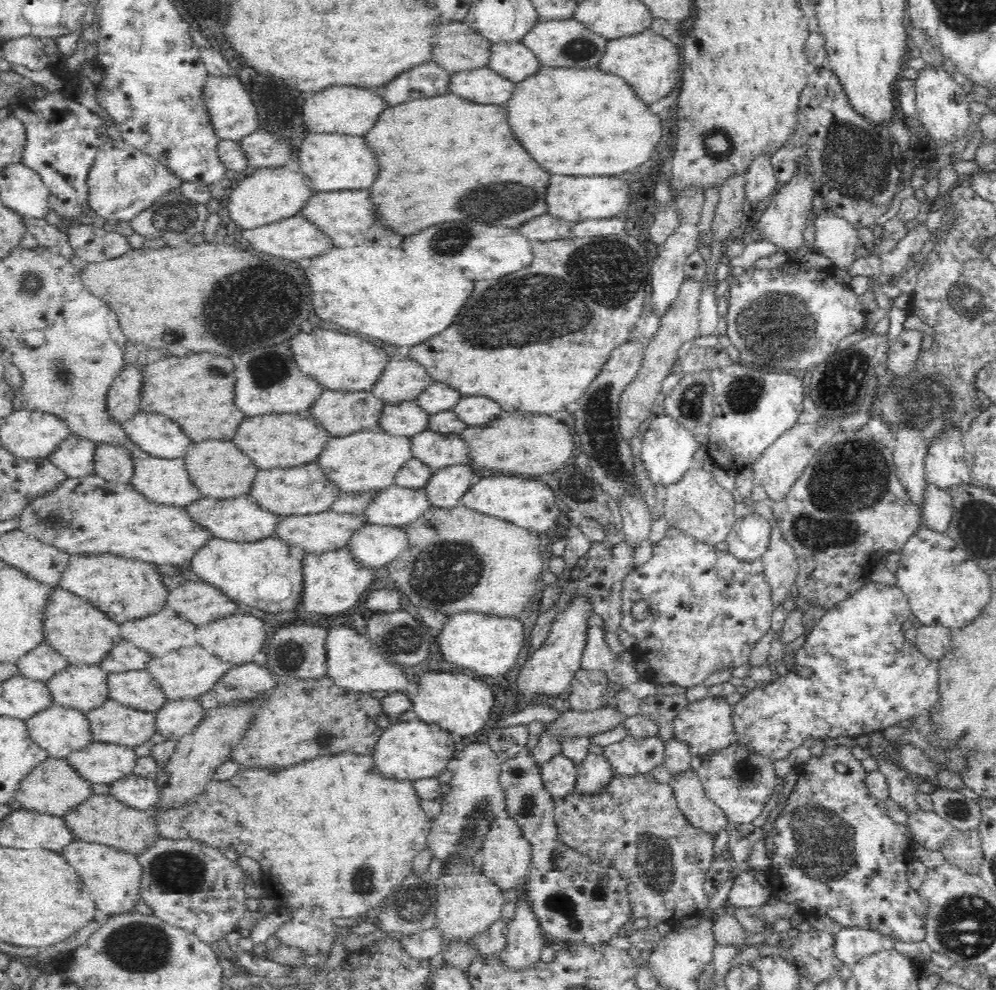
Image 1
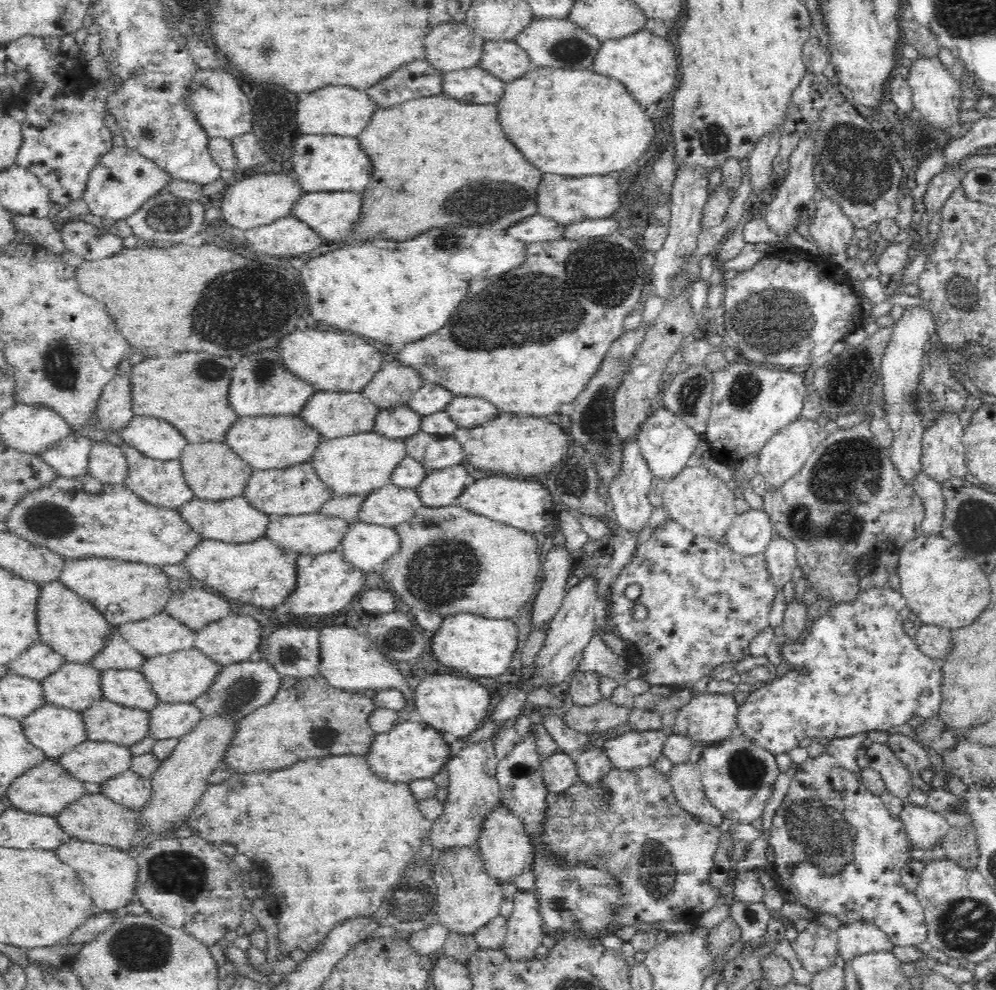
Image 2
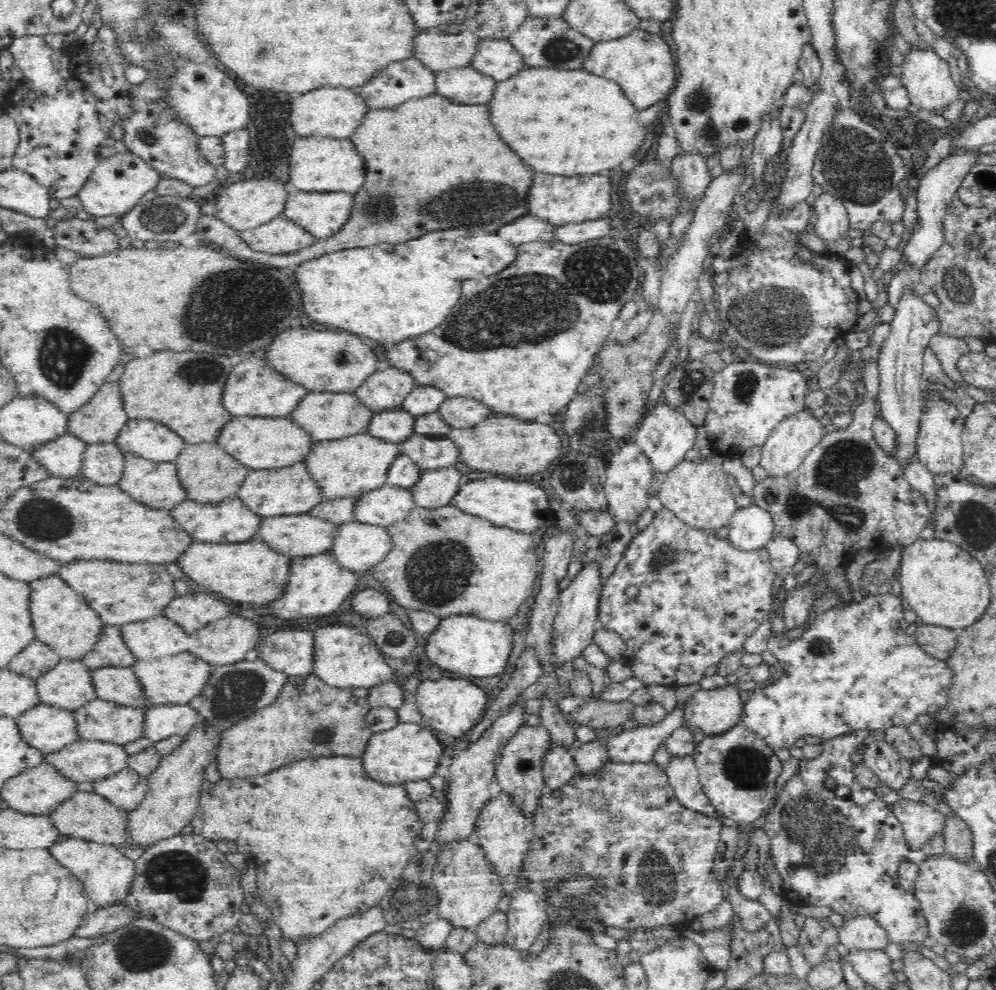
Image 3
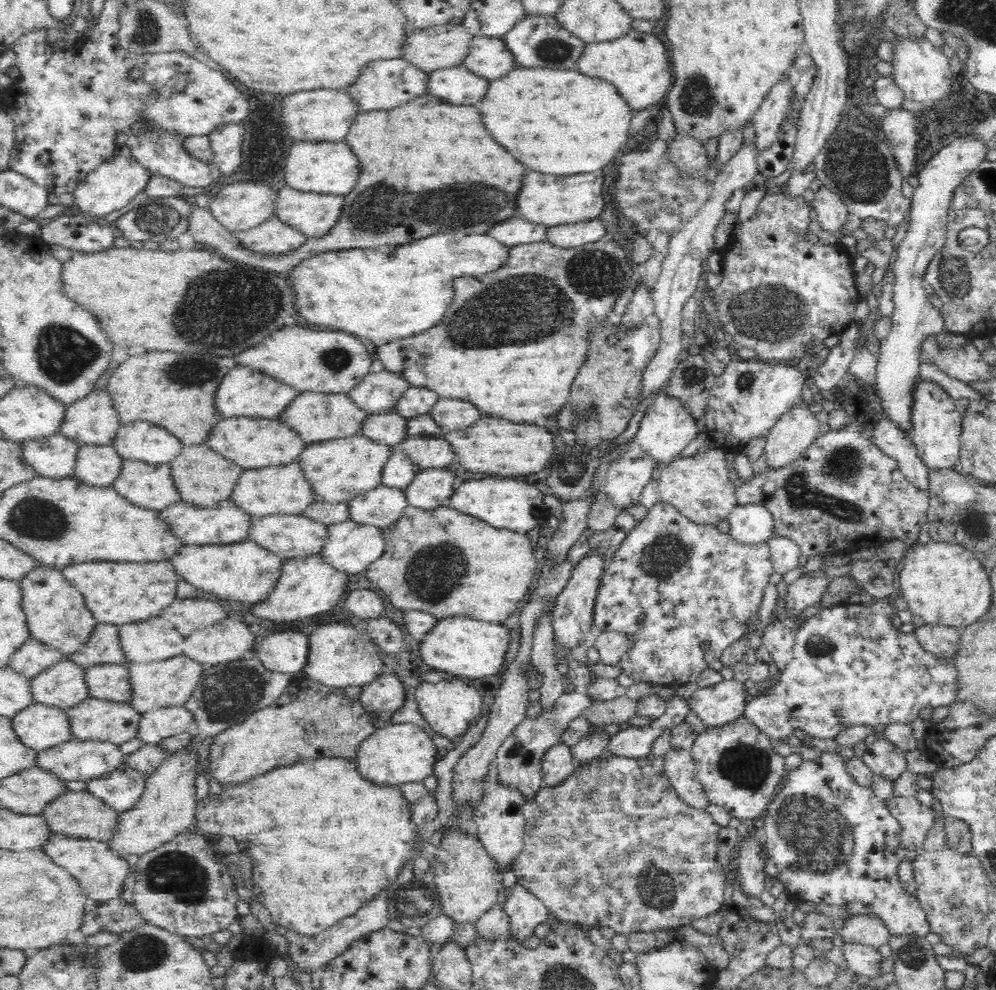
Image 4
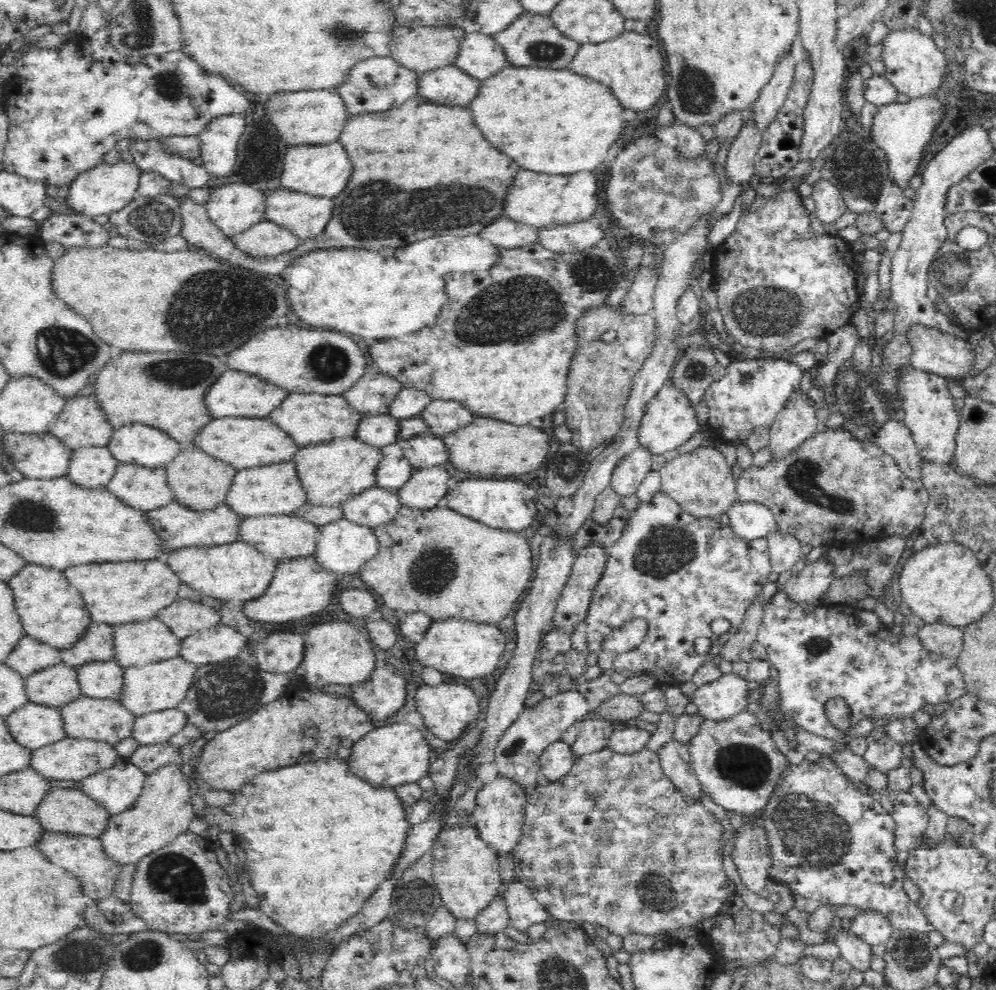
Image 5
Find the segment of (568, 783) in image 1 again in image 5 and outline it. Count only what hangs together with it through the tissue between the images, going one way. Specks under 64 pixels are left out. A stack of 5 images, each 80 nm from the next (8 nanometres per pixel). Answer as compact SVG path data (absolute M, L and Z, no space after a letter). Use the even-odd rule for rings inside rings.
M560 740L550 744L540 756L540 772L544 781L556 782L572 770L576 756L570 742Z

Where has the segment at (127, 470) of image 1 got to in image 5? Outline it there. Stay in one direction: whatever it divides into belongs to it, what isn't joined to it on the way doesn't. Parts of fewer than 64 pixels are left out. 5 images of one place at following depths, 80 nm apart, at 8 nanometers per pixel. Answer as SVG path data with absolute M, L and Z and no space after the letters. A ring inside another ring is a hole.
M84 446L74 450L66 476L86 488L102 489L114 478L119 463L107 446Z

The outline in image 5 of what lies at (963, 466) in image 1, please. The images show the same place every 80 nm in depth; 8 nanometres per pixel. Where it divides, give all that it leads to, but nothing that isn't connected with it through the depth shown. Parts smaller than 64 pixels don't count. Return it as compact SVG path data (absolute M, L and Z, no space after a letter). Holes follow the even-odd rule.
M914 368L904 370L900 379L902 421L910 428L920 456L934 464L952 464L956 454L956 434L960 418L959 412L954 409L954 397L949 393L947 380L937 374Z

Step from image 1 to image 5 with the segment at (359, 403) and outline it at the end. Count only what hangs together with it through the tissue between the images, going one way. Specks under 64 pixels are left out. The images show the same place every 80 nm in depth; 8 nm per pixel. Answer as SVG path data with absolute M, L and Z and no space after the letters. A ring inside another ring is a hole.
M293 393L276 408L268 418L292 435L301 447L325 443L332 439L356 437L358 424L364 414L358 412L344 395L325 395L320 393Z

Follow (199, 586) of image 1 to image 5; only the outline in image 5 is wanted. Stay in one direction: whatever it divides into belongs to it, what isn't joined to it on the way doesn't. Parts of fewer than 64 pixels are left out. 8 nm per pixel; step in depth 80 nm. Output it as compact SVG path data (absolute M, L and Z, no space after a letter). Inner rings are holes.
M180 597L158 612L157 617L162 619L181 640L204 628L212 628L221 623L221 611L217 608Z

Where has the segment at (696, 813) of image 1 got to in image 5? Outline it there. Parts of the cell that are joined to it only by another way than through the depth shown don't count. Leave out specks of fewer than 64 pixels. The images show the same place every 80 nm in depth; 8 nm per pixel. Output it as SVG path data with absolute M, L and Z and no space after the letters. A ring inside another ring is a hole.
M670 740L658 756L666 776L671 780L673 786L684 796L689 796L695 802L700 802L704 798L705 792L702 790L700 781L696 776L692 757L687 745L675 740Z

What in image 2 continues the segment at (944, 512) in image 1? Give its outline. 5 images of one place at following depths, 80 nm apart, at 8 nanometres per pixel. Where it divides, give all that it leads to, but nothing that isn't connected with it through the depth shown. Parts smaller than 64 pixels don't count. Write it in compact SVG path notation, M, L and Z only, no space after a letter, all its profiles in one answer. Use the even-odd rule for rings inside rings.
M920 472L913 487L924 505L923 532L939 534L944 524L946 510L946 497L942 485L932 480L925 472Z

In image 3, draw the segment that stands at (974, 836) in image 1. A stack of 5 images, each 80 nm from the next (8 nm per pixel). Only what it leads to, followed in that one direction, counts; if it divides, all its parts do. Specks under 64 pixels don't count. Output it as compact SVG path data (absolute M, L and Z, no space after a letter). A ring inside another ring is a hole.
M958 816L945 818L946 828L943 832L945 852L960 862L975 861L973 834L968 823Z

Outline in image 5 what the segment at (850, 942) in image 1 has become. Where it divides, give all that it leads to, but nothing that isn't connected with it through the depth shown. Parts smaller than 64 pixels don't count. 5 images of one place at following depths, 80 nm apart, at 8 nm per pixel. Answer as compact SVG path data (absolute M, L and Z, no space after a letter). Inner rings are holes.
M866 911L852 919L847 932L872 946L880 946L880 944L886 946L894 930L883 914Z

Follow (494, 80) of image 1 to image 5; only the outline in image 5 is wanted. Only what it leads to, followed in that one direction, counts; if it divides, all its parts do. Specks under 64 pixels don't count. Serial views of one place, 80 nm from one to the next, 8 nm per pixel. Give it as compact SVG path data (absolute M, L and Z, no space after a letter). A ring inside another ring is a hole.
M450 65L420 73L419 95L438 105L467 107L479 96L482 81Z

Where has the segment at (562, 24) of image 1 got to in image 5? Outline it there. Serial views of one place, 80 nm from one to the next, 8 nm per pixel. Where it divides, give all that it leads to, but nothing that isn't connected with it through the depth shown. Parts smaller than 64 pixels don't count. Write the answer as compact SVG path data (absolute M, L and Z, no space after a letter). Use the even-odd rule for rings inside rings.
M525 12L494 39L504 47L510 64L516 67L549 68L552 70L566 69L580 50L580 41L568 37L556 27L556 23L546 15Z

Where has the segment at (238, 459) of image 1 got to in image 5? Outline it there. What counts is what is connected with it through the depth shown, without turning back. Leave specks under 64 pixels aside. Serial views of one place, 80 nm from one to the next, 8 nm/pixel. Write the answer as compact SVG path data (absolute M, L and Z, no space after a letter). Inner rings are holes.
M186 445L183 451L166 465L168 485L174 491L174 500L194 510L213 509L224 503L239 470L228 461L204 452L200 447Z

